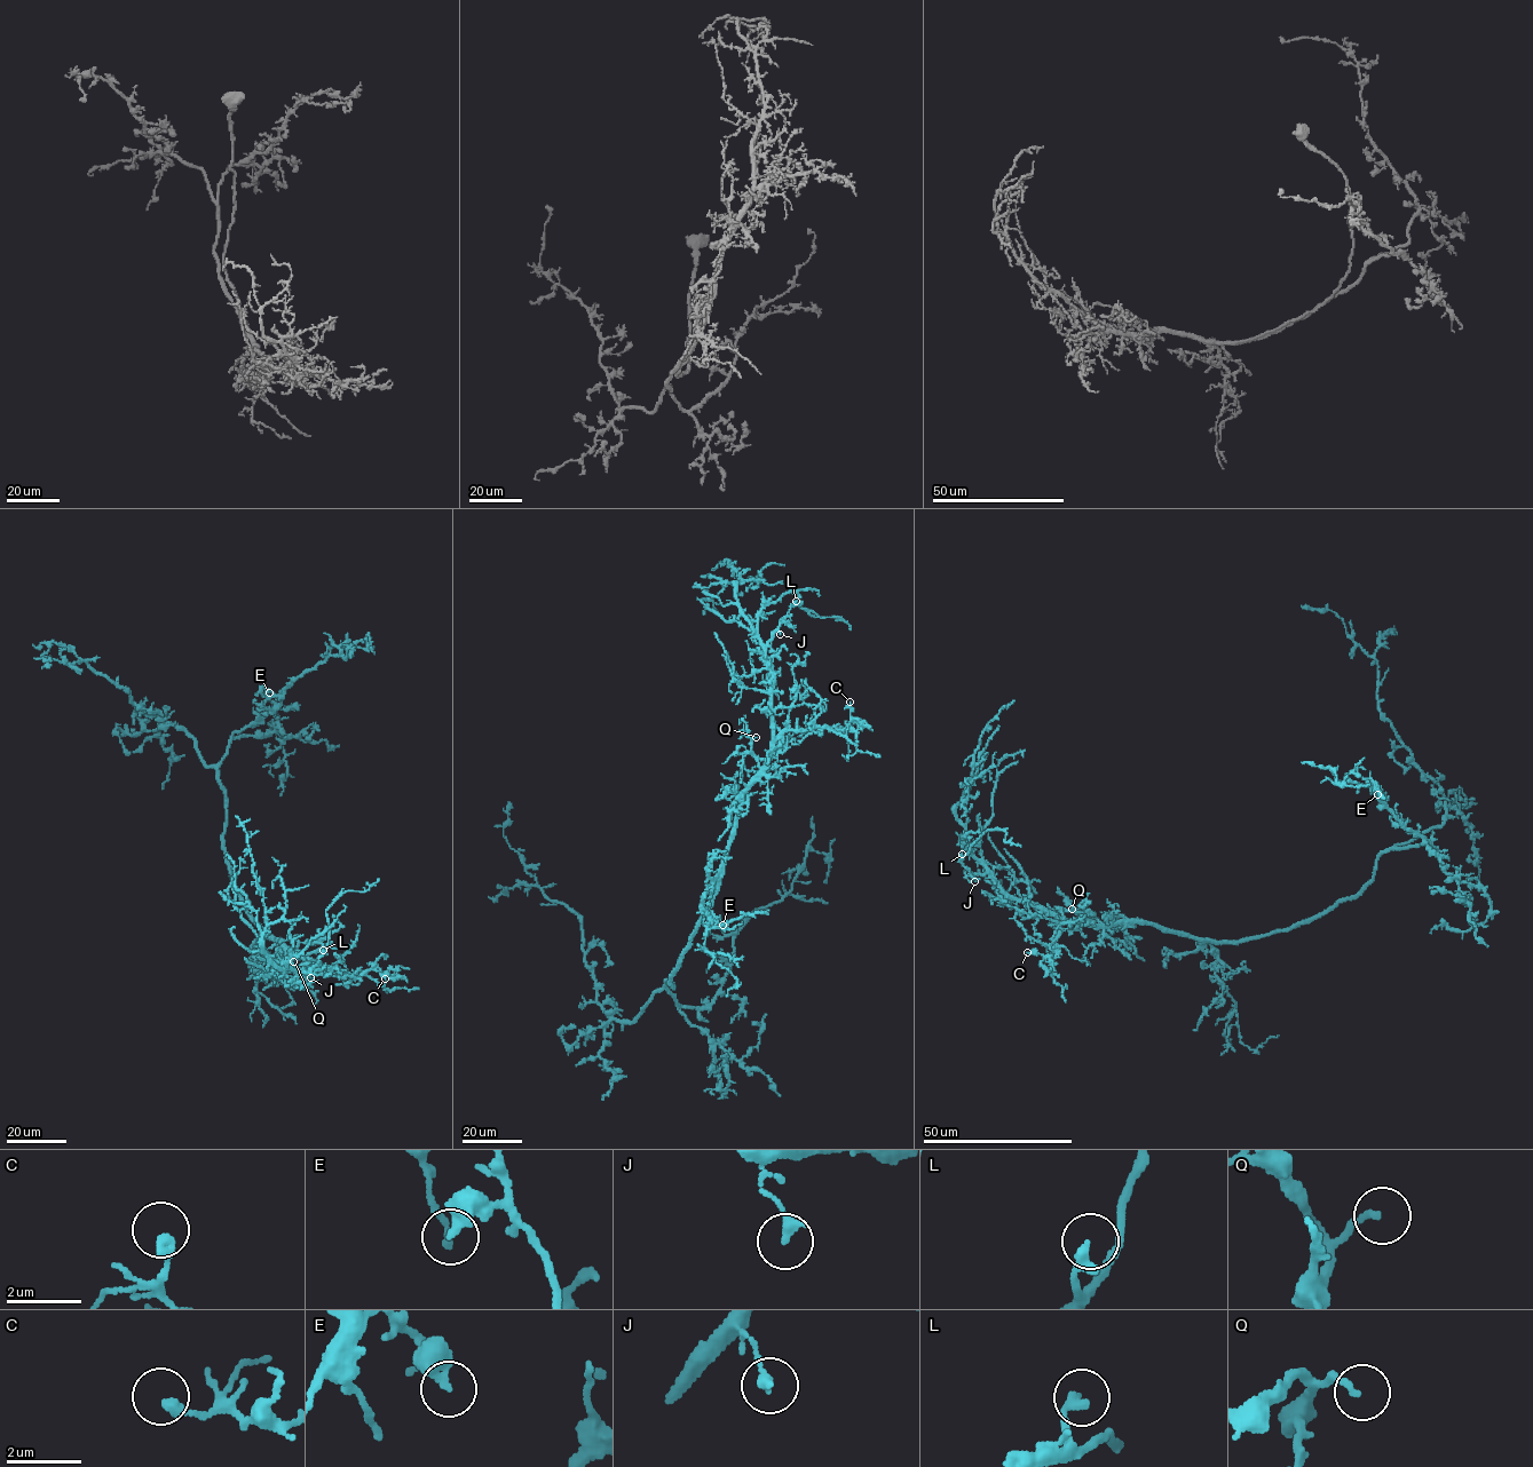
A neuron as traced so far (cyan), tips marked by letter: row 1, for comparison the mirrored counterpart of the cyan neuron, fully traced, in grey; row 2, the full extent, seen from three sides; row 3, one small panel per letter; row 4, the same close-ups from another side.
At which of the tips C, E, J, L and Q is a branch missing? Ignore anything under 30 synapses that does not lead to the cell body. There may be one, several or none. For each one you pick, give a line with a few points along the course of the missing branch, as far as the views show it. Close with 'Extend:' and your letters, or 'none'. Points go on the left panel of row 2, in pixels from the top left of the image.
Extend: none

